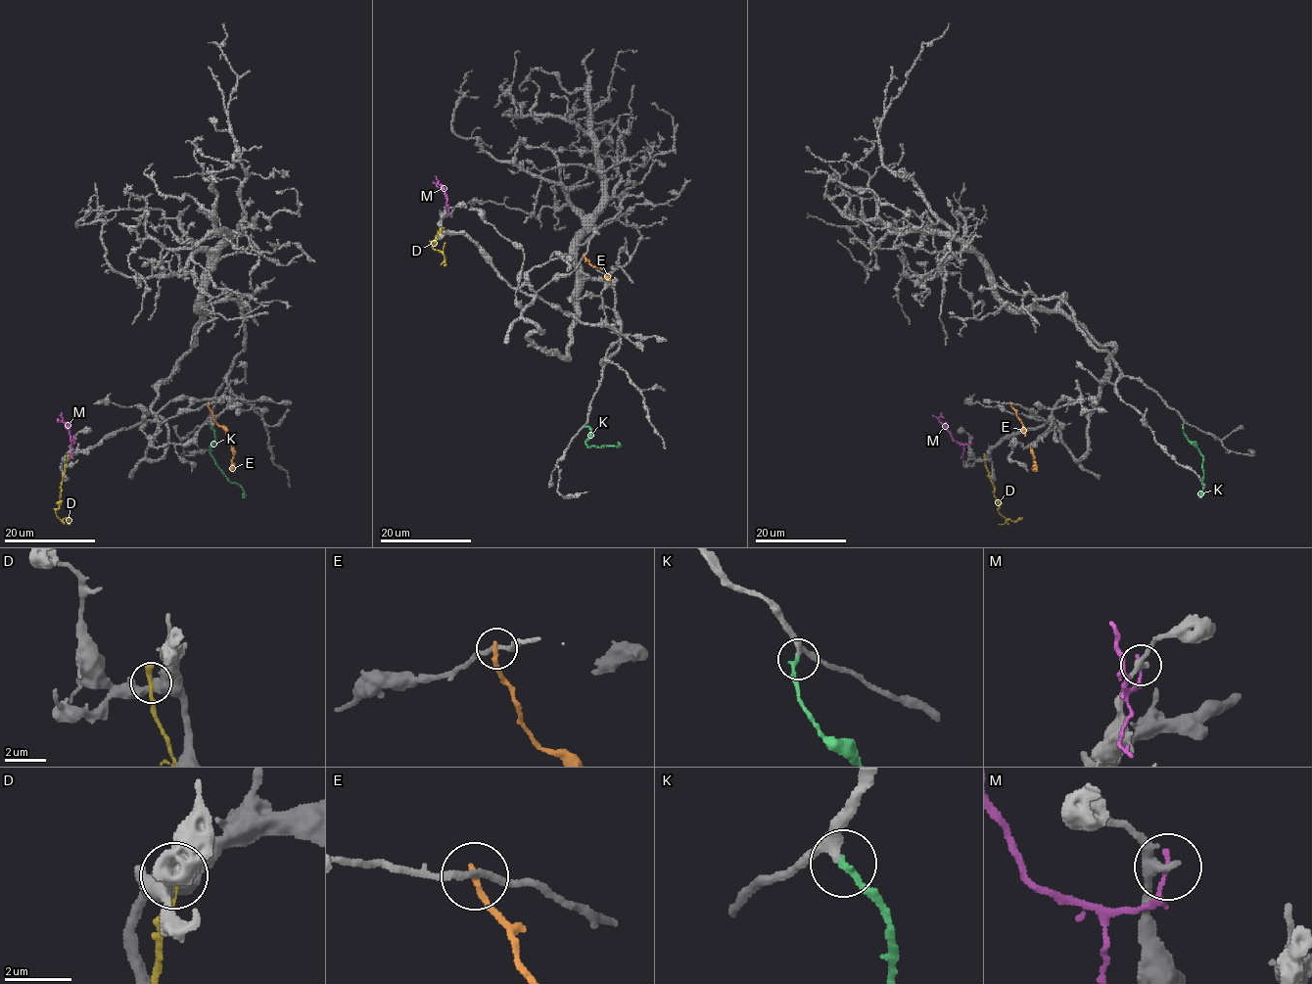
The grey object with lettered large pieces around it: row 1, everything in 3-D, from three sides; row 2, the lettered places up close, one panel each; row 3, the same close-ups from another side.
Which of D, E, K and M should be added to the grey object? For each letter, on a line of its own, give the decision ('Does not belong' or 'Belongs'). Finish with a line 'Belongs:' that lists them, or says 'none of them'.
D: Does not belong
E: Does not belong
K: Belongs
M: Does not belong
Belongs: K

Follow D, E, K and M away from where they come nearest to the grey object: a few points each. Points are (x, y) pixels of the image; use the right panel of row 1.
D: (985, 458), (999, 511), (1007, 520), (1016, 521), (1021, 517)
E: (1010, 403), (1022, 423), (1037, 471)
K: (1184, 424), (1185, 436), (1199, 449), (1202, 458), (1202, 489), (1199, 498)
M: (972, 438), (968, 444), (957, 443), (938, 420), (944, 417)

